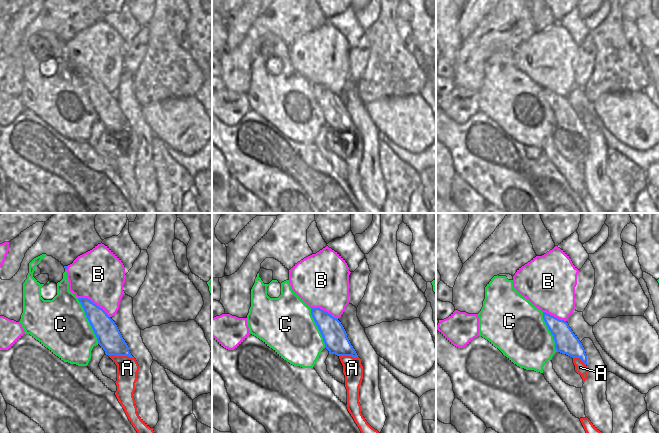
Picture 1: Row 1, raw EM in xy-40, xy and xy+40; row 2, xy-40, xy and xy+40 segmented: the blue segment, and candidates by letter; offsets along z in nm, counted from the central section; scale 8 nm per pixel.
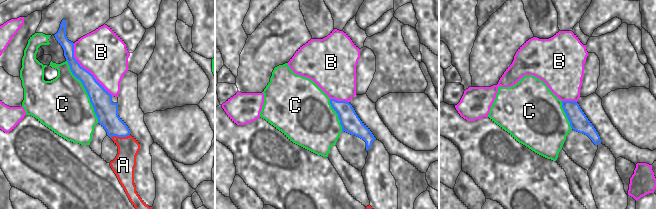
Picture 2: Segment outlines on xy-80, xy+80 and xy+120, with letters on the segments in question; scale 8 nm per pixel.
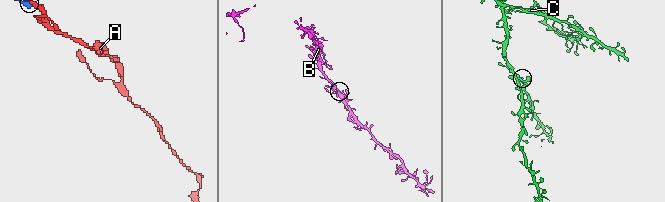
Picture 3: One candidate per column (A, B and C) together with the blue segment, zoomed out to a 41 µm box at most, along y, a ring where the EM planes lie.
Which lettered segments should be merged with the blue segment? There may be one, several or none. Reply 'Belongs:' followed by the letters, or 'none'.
Belongs: A

